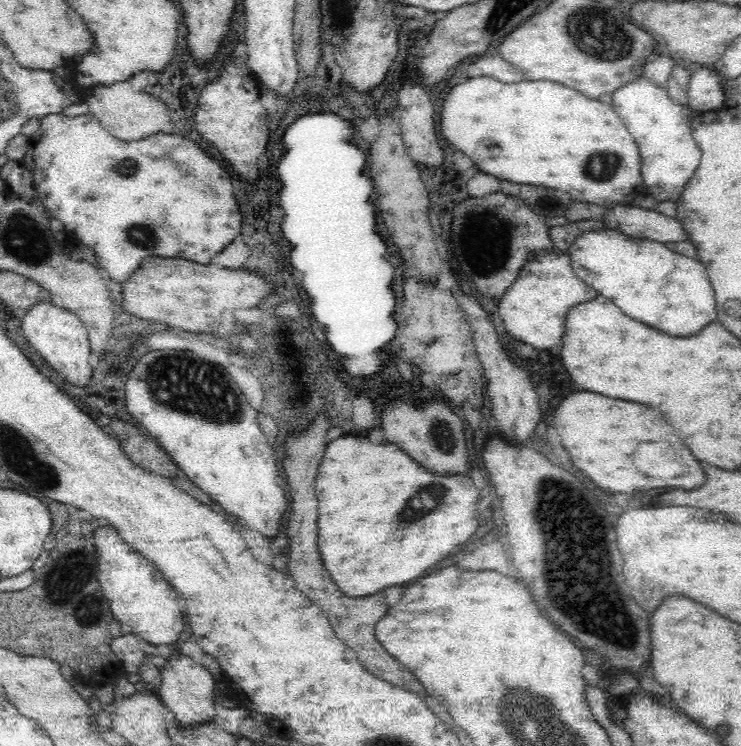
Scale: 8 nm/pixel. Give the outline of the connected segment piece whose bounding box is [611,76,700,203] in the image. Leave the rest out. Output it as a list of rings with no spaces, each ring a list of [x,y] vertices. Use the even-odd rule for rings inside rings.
[[[643,76],[621,86],[611,96],[614,112],[640,148],[640,172],[646,195],[658,203],[668,200],[676,203],[700,162],[700,148],[692,138],[692,110],[687,105],[674,104],[665,87],[656,86]]]

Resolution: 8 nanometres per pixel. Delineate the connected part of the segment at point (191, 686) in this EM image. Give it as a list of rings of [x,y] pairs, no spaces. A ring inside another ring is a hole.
[[[176,650],[161,669],[162,686],[160,700],[170,712],[174,712],[174,721],[179,727],[188,729],[207,723],[217,714],[214,703],[214,689],[217,680],[201,663],[194,662],[190,657]]]

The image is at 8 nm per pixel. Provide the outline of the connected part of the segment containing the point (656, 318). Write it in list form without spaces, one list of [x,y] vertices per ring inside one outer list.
[[[605,229],[602,232],[586,232],[586,234],[582,234],[582,236],[578,237],[574,244],[569,248],[568,253],[570,255],[572,270],[574,274],[582,282],[589,284],[598,292],[598,294],[604,294],[606,298],[610,298],[626,316],[630,316],[630,318],[634,318],[634,320],[640,320],[640,322],[644,322],[644,324],[648,324],[648,326],[652,326],[652,328],[656,328],[656,330],[660,330],[660,332],[664,332],[664,334],[672,334],[672,336],[692,336],[692,334],[698,334],[704,326],[708,326],[710,322],[716,322],[716,298],[714,298],[714,290],[712,290],[712,284],[710,284],[710,280],[708,280],[708,276],[706,276],[706,270],[704,270],[704,266],[700,264],[700,262],[696,262],[696,260],[690,260],[690,258],[686,258],[686,256],[680,256],[680,254],[676,254],[676,252],[672,252],[672,250],[668,250],[666,246],[662,246],[660,242],[652,242],[650,239],[644,239],[644,242],[634,242],[635,238],[630,240],[630,237],[624,235],[622,232]]]

